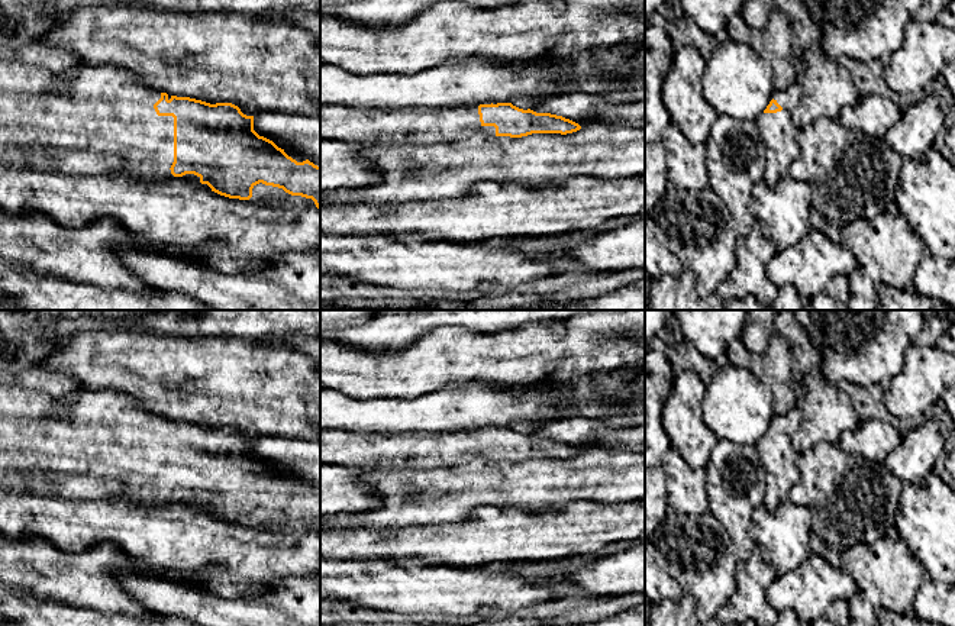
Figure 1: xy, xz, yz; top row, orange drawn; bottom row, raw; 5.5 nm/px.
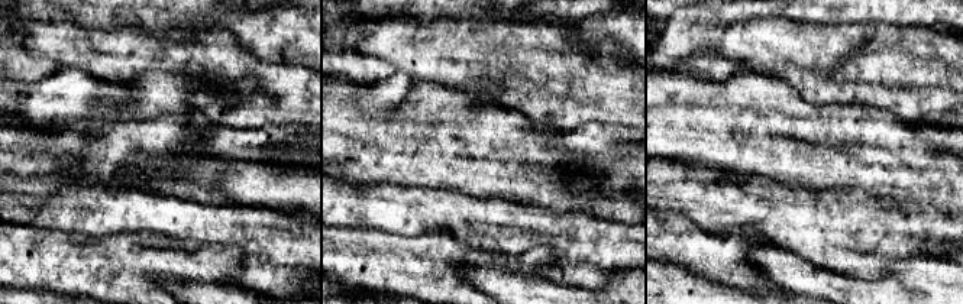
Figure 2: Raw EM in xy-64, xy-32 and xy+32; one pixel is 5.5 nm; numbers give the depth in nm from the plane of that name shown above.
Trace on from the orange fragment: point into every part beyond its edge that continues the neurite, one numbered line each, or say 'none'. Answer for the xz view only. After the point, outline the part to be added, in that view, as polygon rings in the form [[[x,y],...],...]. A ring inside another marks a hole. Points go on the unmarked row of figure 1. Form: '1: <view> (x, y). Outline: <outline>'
1: xz (406, 449). Outline: [[[320,430],[320,464],[351,468],[435,470],[464,465],[475,458],[496,459],[494,451],[483,451],[478,430],[362,433]]]

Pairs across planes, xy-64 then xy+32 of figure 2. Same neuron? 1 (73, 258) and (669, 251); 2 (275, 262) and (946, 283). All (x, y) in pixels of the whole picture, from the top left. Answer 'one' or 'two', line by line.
1: one
2: two

